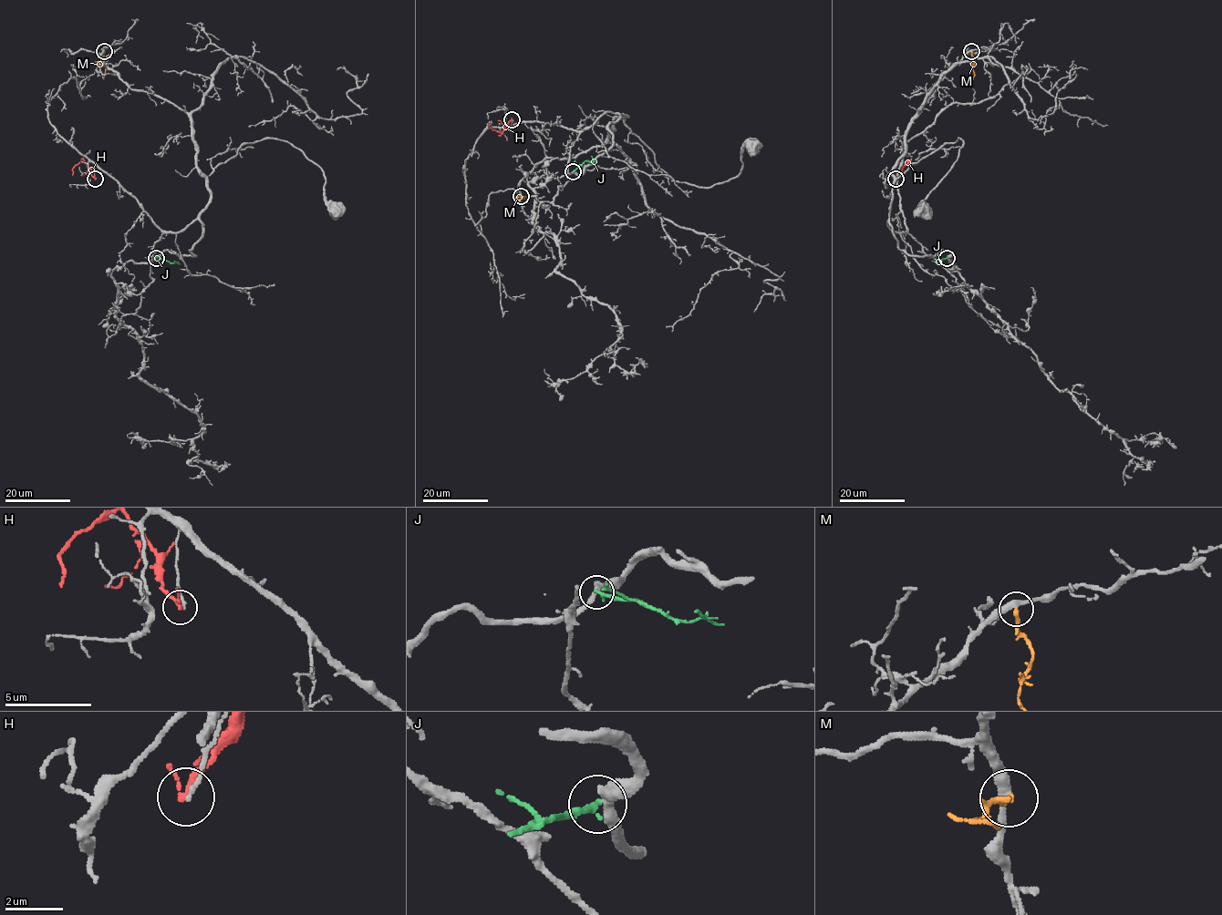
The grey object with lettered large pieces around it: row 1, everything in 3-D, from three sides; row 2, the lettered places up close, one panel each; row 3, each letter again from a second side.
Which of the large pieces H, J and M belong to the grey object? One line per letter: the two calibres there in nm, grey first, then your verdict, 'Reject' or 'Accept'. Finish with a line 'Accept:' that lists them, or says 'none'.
H: Thickness 150 nm (grey) against 170 nm. Reject
J: Thickness 360 nm (grey) against 220 nm. Reject
M: Thickness 360 nm (grey) against 130 nm. Accept
Accept: M

